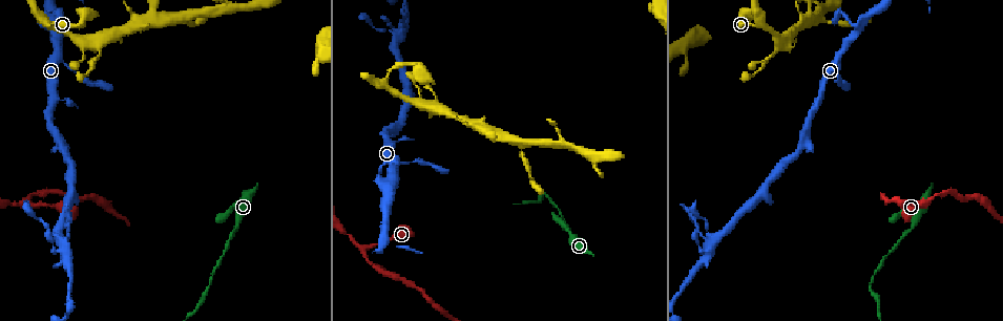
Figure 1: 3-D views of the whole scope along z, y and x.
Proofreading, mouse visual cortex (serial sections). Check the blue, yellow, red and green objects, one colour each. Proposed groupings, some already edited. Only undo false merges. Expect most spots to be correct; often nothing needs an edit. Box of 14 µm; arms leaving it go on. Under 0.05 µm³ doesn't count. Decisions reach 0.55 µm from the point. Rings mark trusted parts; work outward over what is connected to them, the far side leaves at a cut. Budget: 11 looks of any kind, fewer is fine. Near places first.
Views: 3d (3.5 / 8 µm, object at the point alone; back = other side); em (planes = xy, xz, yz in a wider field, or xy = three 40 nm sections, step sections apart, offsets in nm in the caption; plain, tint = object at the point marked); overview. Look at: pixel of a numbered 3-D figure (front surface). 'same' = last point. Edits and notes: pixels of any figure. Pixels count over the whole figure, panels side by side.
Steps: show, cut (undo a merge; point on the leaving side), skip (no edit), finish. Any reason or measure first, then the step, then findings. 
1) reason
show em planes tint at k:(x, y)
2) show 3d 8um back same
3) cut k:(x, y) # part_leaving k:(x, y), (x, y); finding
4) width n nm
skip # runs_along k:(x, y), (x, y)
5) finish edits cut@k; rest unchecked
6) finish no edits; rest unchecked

show 3d 3.5um back at 1:(714, 241)

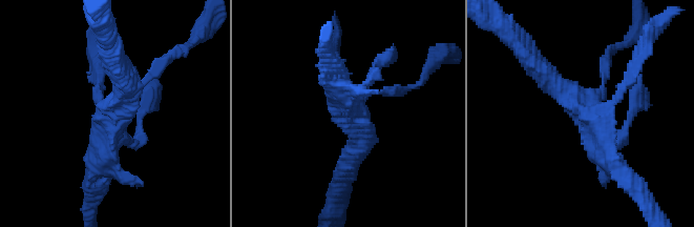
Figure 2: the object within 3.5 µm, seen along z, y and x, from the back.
shape alone is not enough
show em xy step 2 tint at 2:(353, 112)

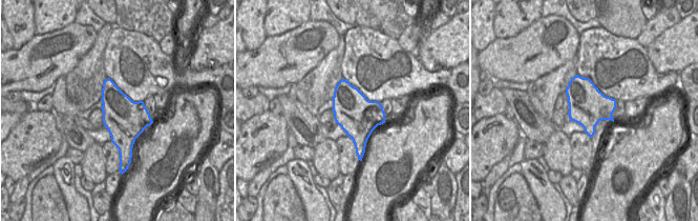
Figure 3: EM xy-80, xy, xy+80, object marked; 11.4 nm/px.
skip # runs_along 2:(532, 64), (592, 119), (618, 167); all the same cell

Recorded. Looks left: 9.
two arms in line, one across
show 3d 3.5um at 1:(376, 81)

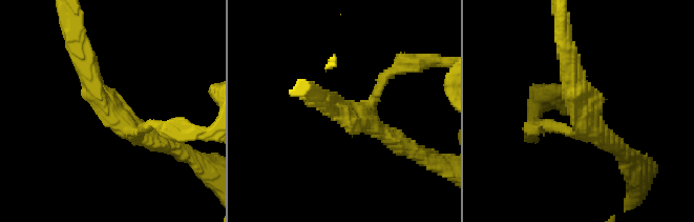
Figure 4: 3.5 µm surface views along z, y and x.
shape alone is not enough
show em xy step 1 tint at 4:(114, 113)

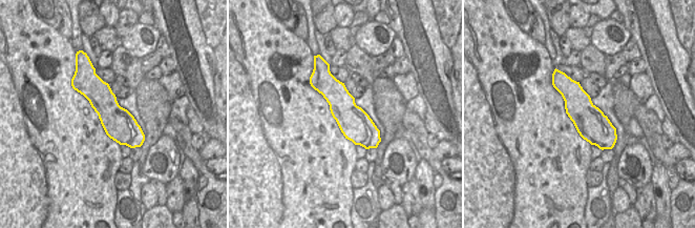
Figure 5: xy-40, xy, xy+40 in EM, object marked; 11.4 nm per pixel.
arm_widths 150, 300, 300 nm
skip # runs_along 4:(153, 125), (124, 125), (82, 54); continuous, no second cell

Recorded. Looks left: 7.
calibre changes
show 3d 3.5um back at 1:(464, 121)

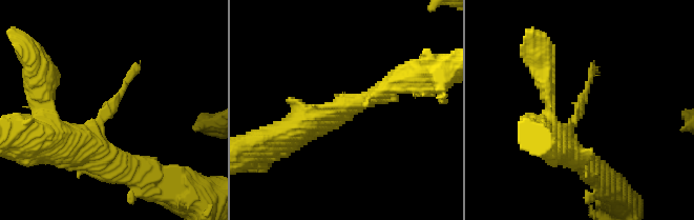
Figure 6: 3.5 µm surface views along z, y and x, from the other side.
now the EM
show em planes tint at 6:(579, 102)

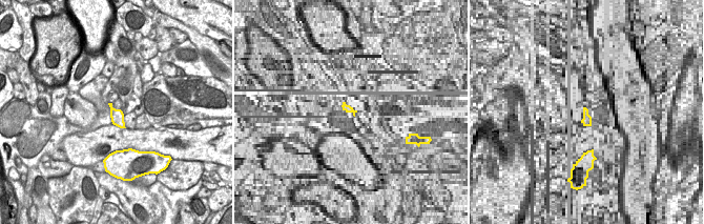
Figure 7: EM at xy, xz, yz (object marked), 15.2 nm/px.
width 200 nm
skip # runs_along 6:(95, 157), (95, 128), (140, 60); continuous, no second cell

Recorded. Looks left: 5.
sudden change in width
show 3d 3.5um at 1:(557, 145)

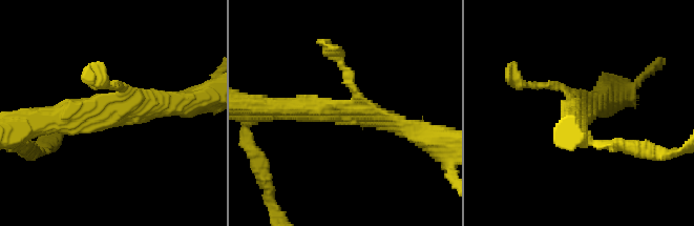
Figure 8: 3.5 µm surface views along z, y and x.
arms 3; arm_widths 150, 250, 300 nm; need the tissue
show em xy step 1 tint at 8:(104, 115)

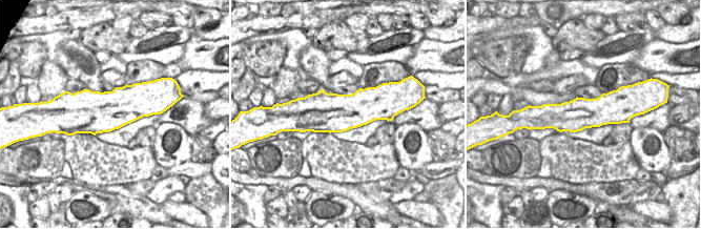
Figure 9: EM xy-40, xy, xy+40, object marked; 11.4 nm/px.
skip # runs_along 9:(629, 105), (575, 116), (538, 118); continuous, no second cell

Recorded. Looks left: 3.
finish no edits; rest unchecked

